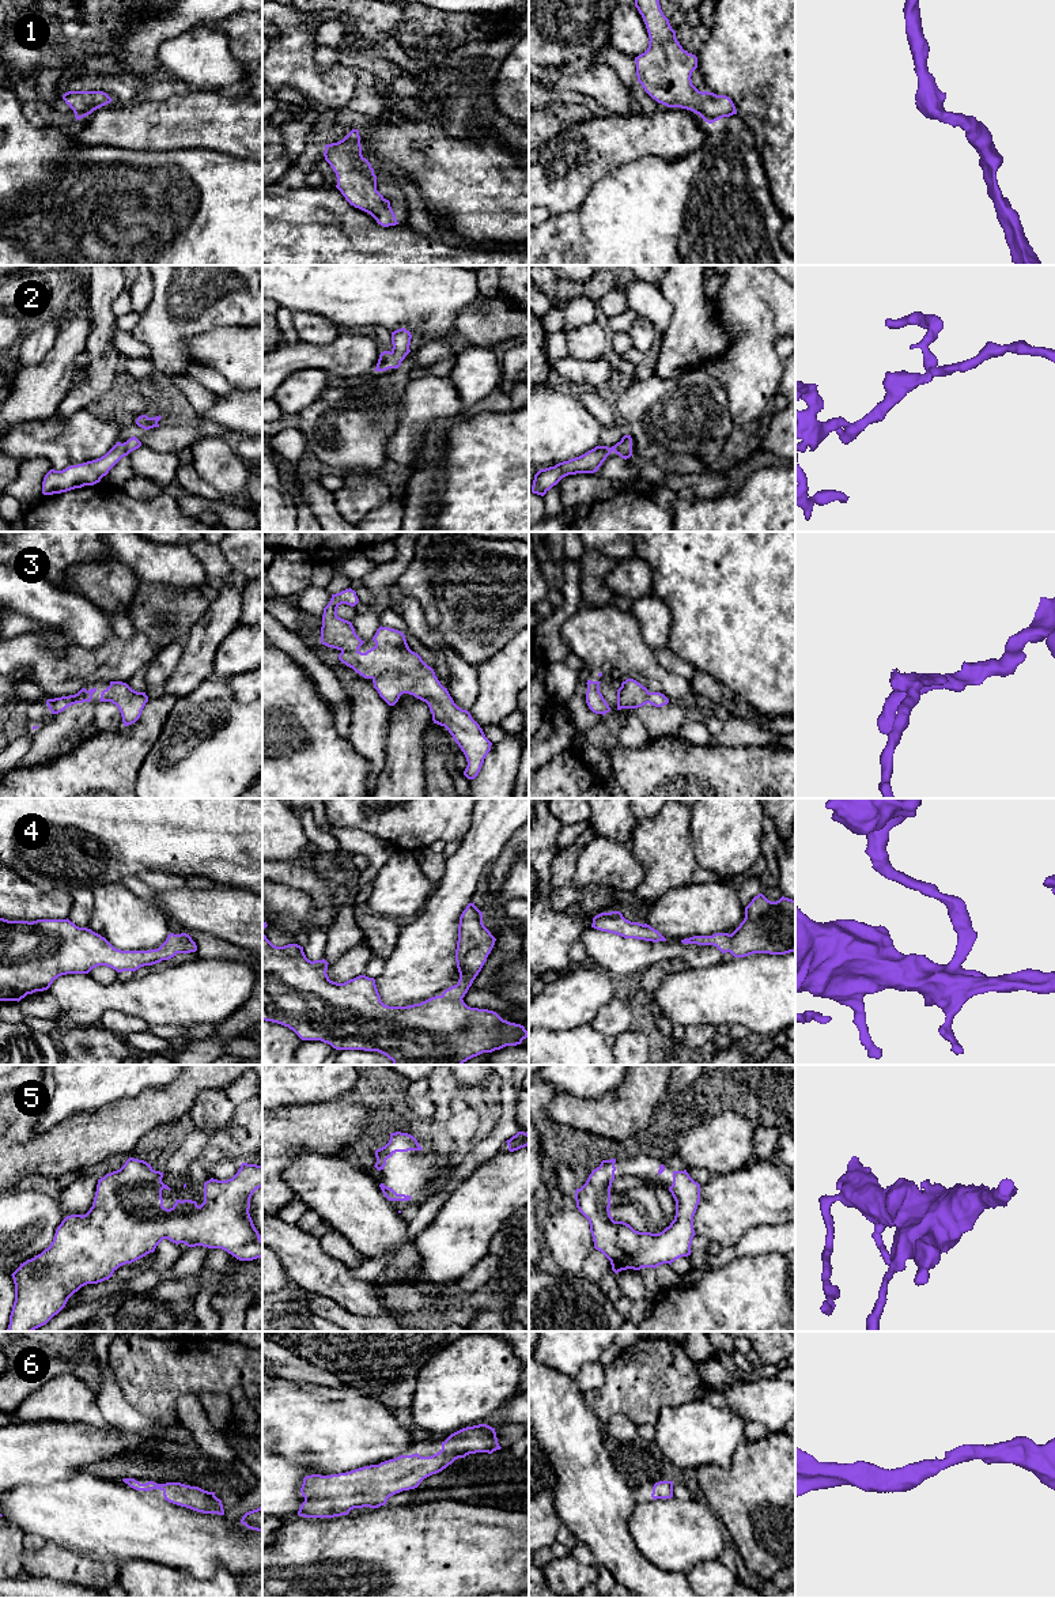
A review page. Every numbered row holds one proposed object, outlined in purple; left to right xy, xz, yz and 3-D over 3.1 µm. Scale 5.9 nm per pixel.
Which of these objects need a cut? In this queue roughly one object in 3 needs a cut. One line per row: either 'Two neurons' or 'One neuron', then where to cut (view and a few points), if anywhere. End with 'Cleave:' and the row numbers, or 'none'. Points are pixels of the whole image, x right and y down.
1: One neuron. No split
2: One neuron. No split
3: One neuron. No split
4: One neuron. No split
5: One neuron. No split
6: One neuron. No split
Cleave: none

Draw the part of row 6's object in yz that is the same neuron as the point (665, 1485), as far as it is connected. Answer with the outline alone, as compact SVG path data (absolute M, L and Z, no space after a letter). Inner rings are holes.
M659 1481L659 1482L655 1482L654 1486L653 1486L653 1493L651 1493L651 1497L654 1500L657 1499L670 1499L673 1497L673 1481Z

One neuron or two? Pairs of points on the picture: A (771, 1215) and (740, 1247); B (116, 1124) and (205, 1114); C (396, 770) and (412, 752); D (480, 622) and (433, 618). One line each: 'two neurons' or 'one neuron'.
A: two neurons
B: two neurons
C: one neuron
D: two neurons

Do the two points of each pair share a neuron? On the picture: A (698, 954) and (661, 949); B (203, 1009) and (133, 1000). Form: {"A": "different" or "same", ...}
{"A": "same", "B": "same"}

